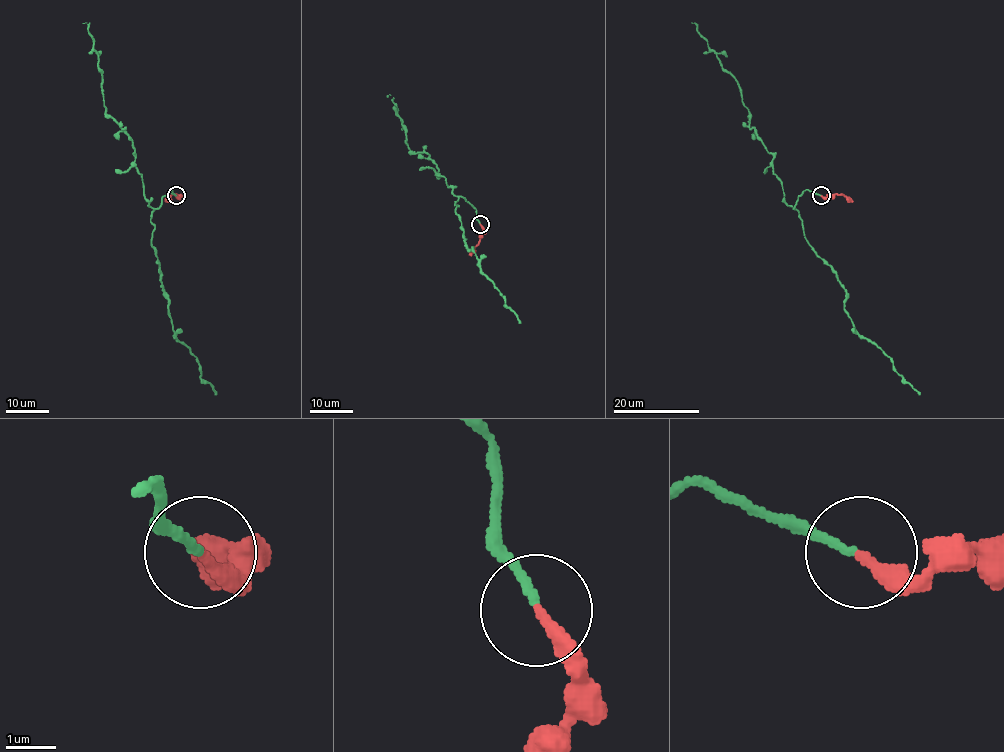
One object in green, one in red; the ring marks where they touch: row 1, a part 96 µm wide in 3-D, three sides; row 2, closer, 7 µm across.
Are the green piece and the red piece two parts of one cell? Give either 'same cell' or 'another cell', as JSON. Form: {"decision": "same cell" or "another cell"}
{"decision": "same cell"}

